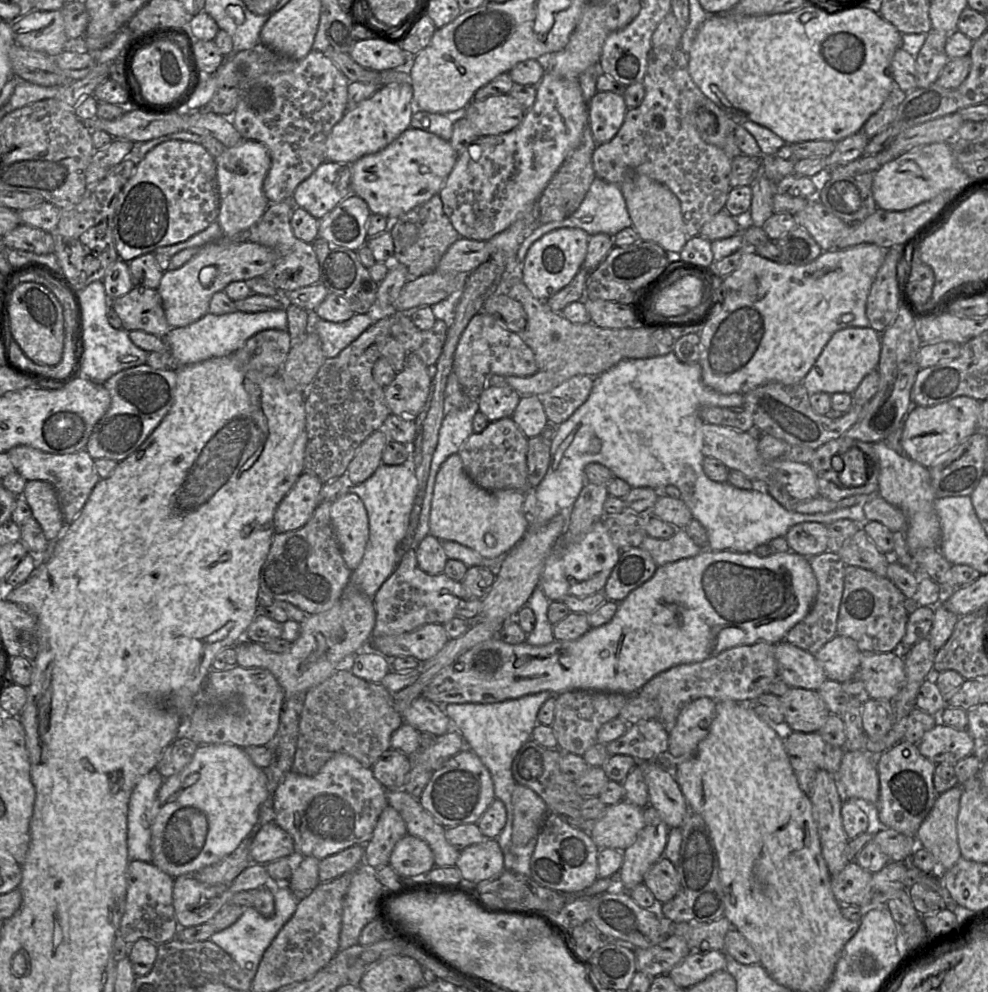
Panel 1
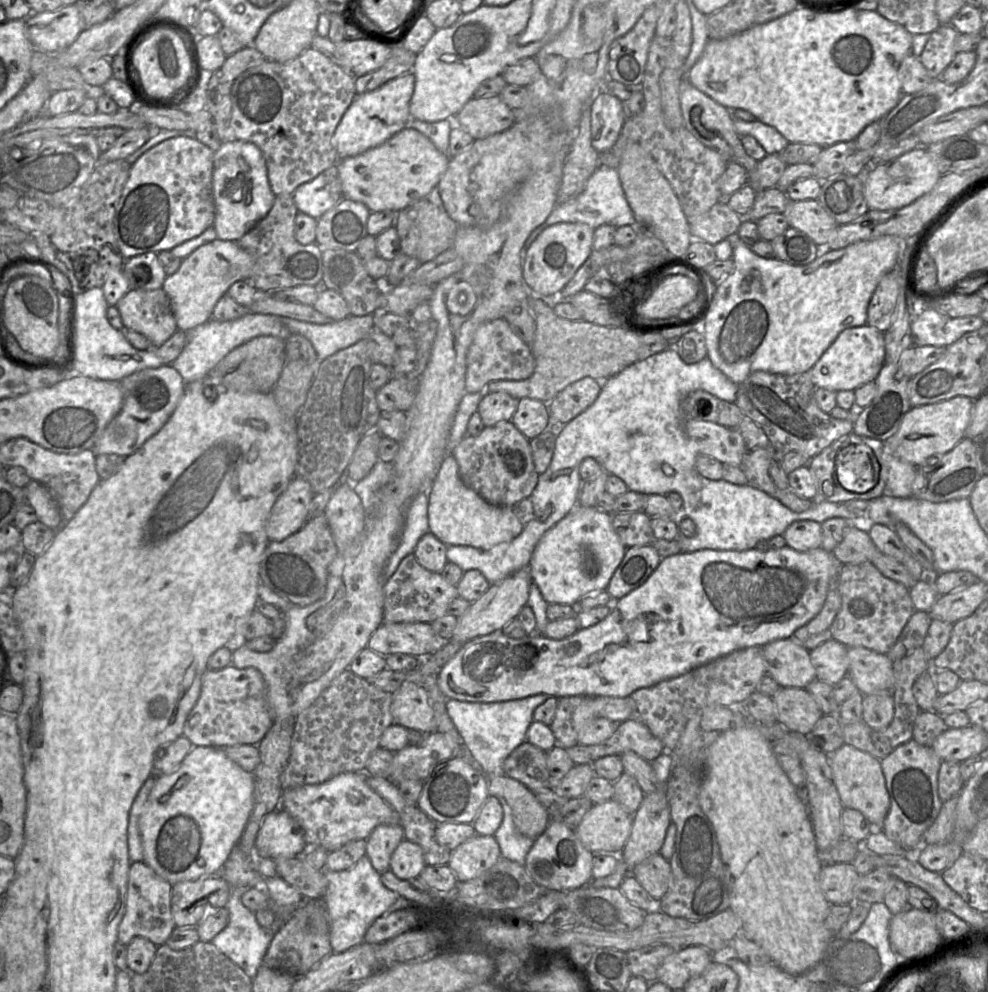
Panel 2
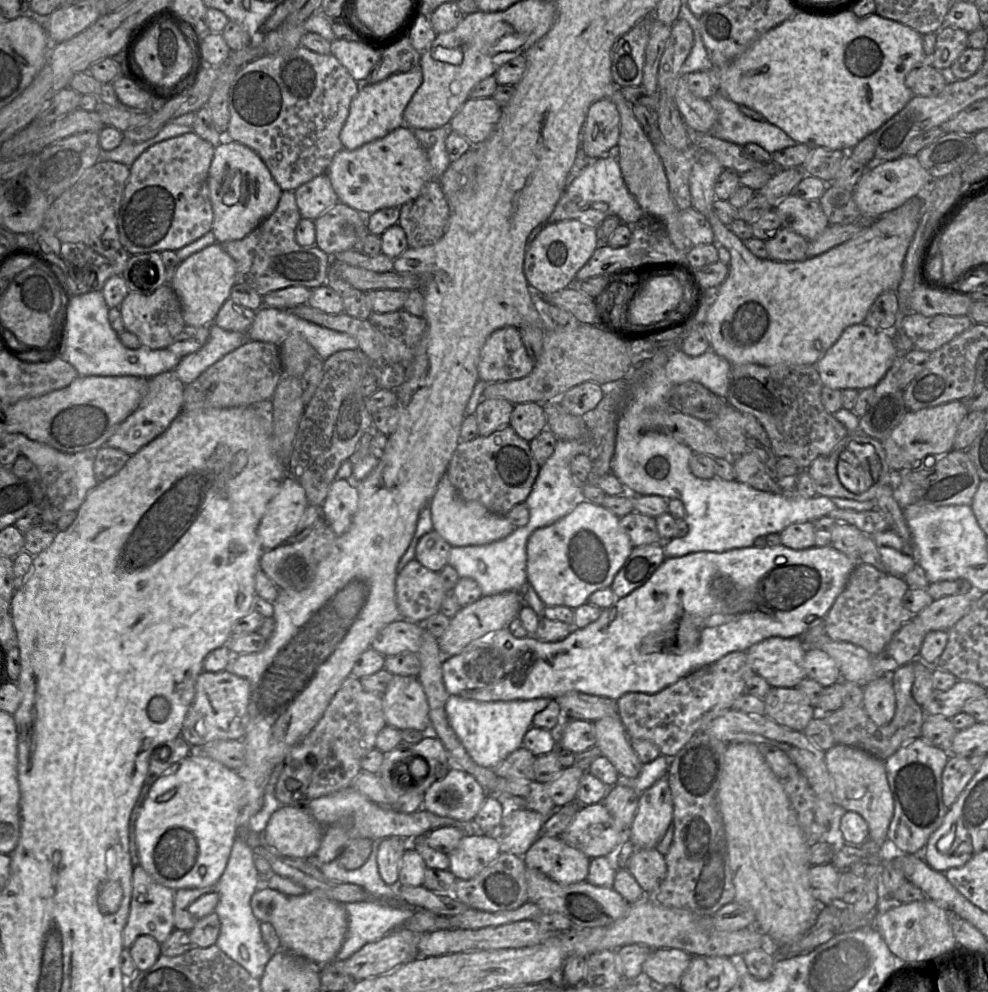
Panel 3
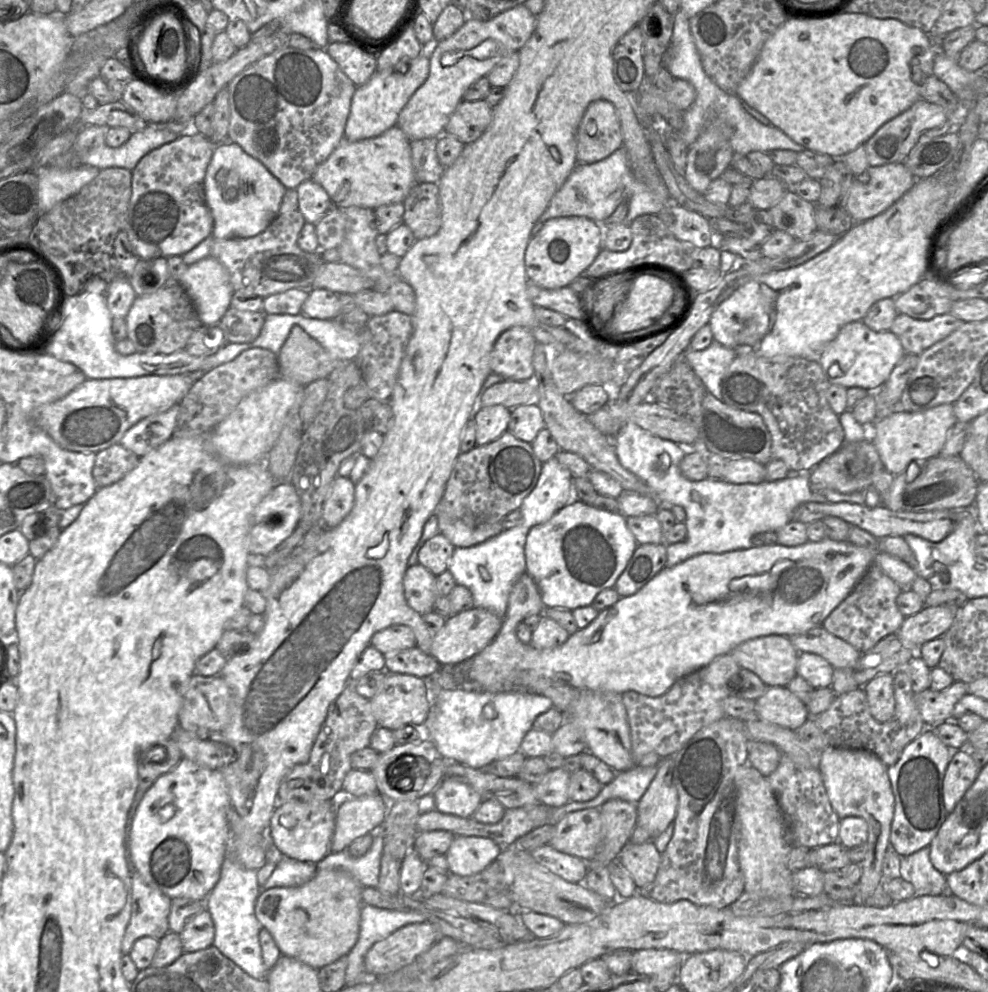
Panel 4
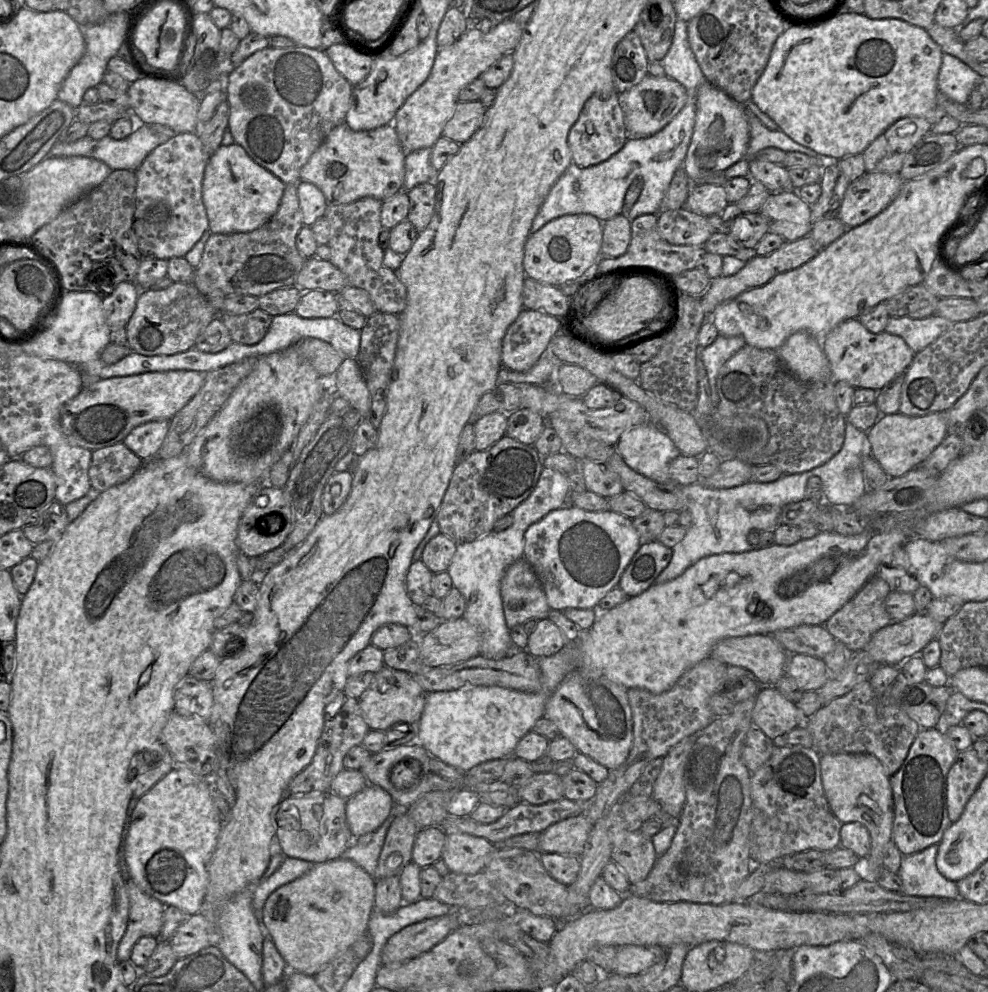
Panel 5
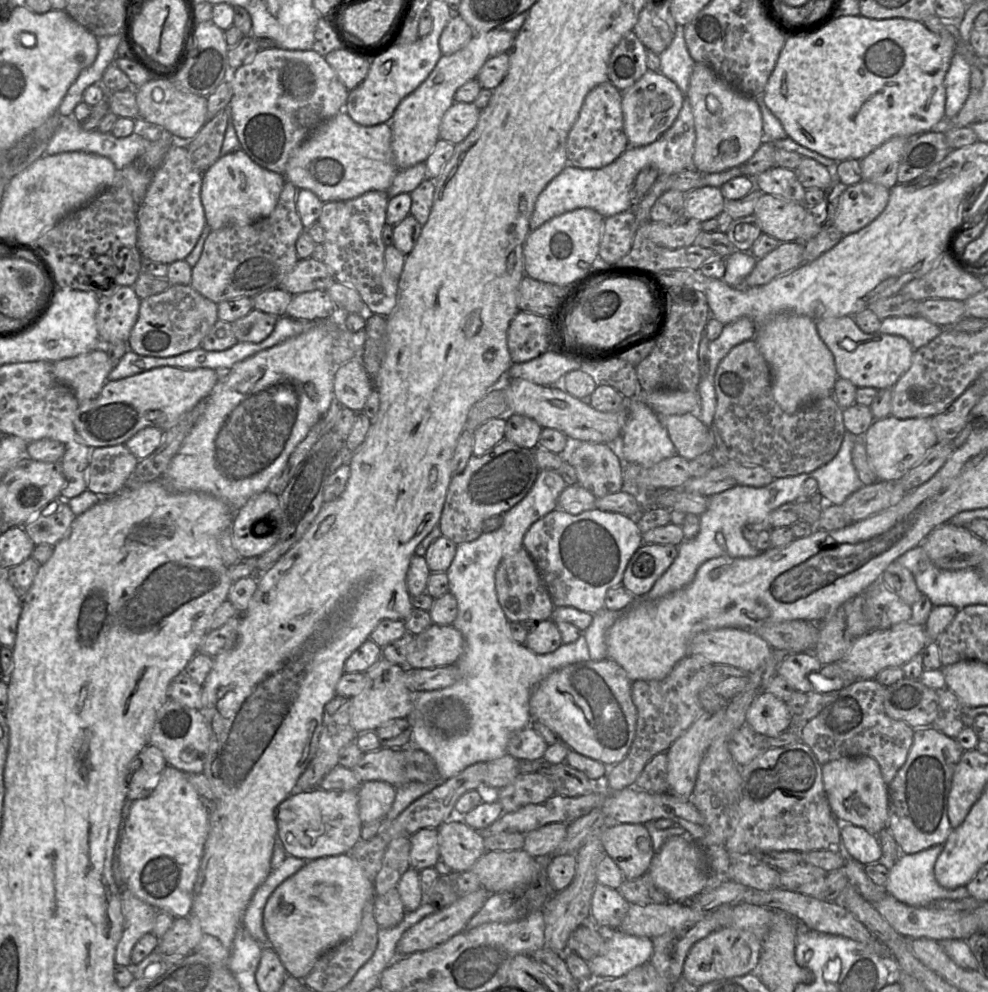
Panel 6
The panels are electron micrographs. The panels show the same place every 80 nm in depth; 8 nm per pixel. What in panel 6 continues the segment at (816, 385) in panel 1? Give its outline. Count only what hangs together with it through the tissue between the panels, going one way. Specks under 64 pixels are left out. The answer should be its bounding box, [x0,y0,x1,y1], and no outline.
[816,316,915,388]

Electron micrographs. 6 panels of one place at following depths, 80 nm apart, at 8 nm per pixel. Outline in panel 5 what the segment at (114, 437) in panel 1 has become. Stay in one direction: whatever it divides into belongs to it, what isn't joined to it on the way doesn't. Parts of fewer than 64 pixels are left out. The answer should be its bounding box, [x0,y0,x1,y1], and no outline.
[122,420,169,460]

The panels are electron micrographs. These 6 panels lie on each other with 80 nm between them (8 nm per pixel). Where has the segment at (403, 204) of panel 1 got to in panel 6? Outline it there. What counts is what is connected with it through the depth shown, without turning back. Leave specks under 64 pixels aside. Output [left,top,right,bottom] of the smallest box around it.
[284,110,398,202]

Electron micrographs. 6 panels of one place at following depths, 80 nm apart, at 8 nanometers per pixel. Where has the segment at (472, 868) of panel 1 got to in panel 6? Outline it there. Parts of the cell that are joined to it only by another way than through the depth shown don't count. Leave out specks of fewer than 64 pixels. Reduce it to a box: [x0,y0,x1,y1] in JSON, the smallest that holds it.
[437,816,487,872]

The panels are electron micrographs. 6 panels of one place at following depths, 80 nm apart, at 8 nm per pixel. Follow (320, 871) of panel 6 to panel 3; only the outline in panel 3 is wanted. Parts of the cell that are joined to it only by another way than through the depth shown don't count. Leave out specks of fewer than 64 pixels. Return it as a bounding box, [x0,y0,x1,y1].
[251,888,348,965]

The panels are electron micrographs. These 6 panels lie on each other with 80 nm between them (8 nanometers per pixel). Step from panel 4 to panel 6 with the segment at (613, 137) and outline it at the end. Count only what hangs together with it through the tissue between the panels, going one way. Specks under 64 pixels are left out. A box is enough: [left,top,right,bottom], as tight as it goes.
[568,81,629,168]

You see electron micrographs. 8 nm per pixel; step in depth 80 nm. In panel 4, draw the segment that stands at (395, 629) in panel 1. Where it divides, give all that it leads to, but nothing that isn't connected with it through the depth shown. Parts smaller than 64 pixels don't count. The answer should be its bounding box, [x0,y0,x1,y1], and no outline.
[403,564,439,615]

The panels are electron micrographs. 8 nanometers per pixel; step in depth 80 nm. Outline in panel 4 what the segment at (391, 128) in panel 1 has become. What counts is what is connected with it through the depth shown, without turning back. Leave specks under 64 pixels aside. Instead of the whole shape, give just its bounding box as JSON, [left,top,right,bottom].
[344,47,430,141]

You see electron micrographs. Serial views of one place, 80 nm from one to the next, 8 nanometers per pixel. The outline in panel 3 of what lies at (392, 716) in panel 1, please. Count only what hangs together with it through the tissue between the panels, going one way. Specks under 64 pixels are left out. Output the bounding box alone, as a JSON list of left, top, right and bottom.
[274,676,386,806]

